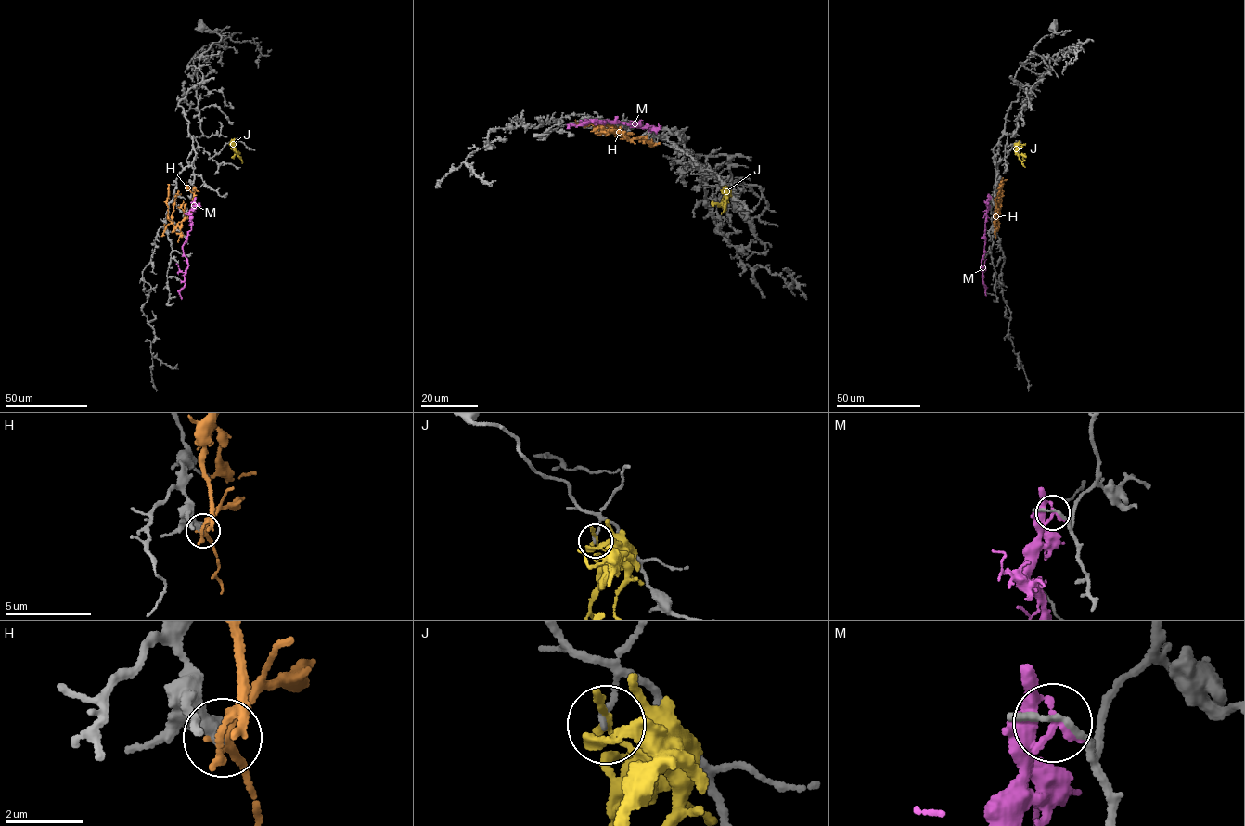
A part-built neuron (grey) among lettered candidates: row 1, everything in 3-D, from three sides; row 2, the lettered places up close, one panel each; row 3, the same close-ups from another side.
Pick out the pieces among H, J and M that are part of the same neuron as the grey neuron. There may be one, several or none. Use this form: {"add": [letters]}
{"add": []}

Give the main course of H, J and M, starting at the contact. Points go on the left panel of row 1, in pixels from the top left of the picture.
H: (180, 236), (182, 221), (187, 217), (194, 195), (183, 181)
J: (229, 143), (242, 163)
M: (195, 200), (195, 206), (189, 211), (191, 230), (182, 247), (188, 264), (185, 285), (179, 292), (181, 299)

